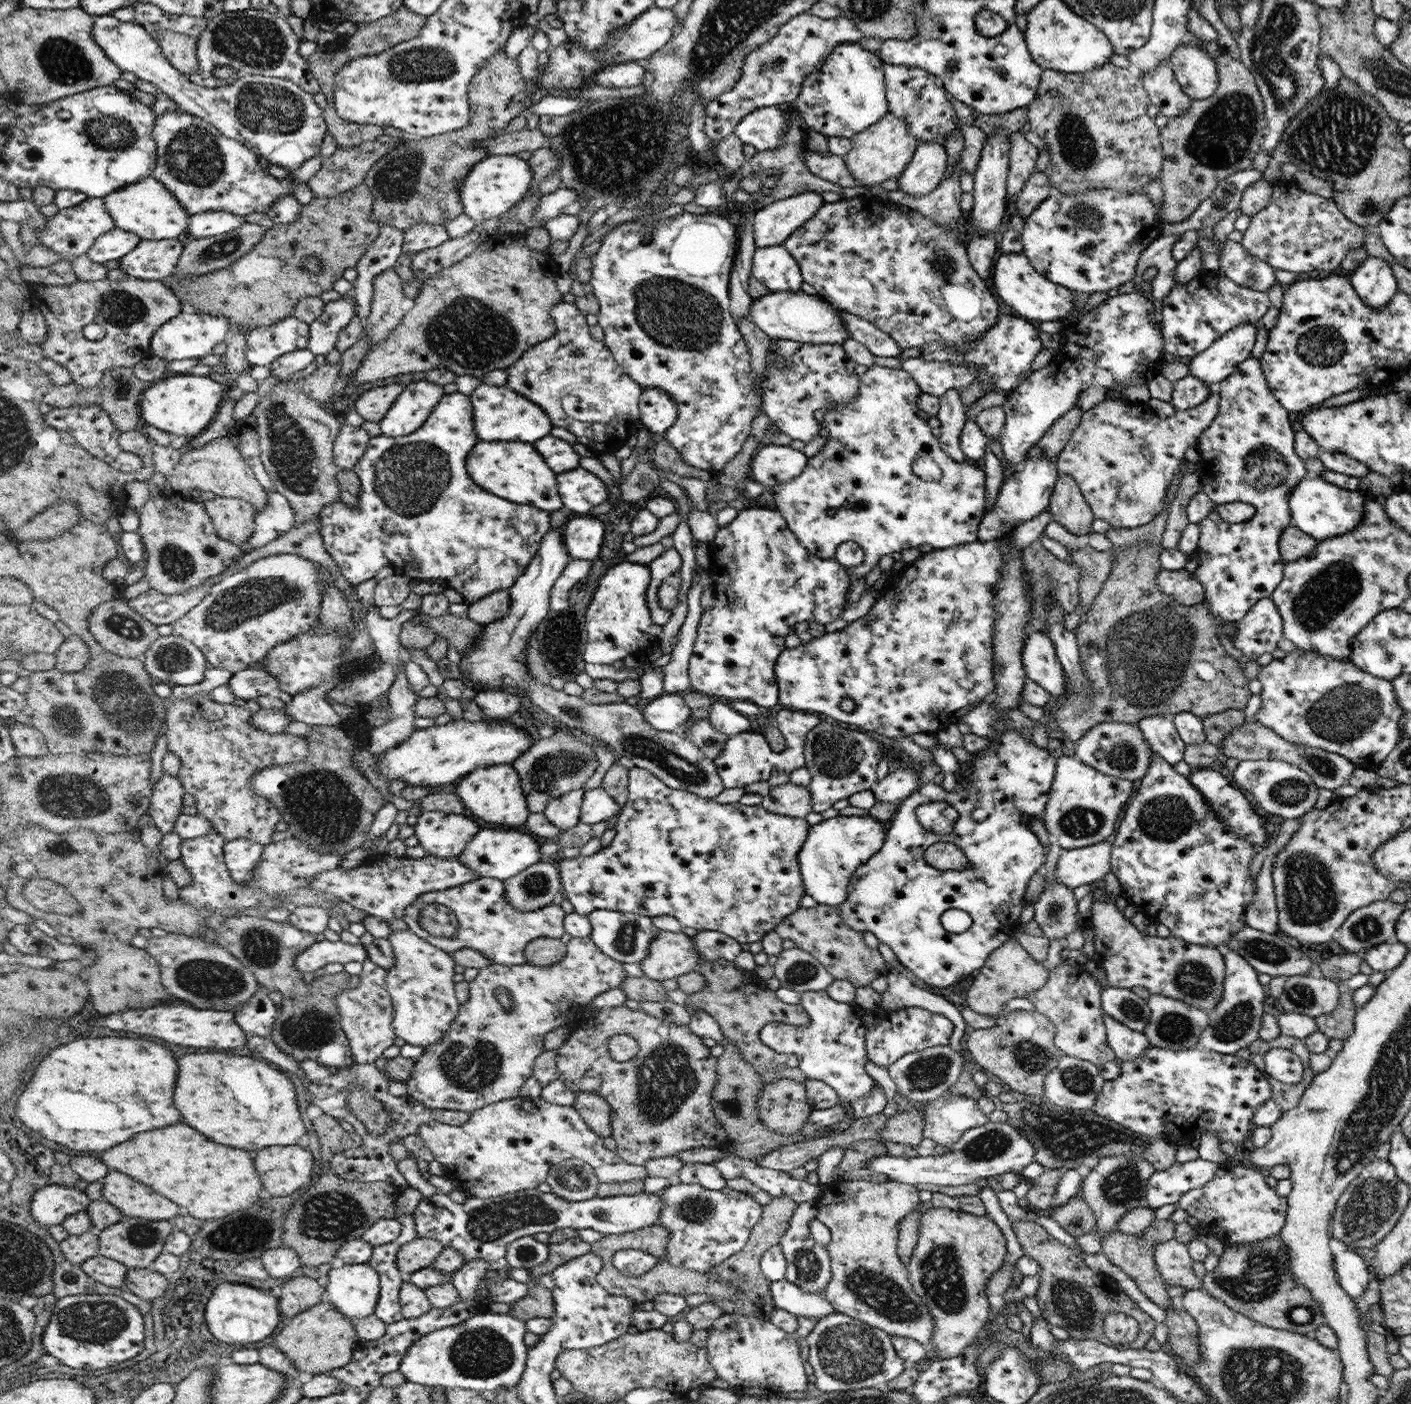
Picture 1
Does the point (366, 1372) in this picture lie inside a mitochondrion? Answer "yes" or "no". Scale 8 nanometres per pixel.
no

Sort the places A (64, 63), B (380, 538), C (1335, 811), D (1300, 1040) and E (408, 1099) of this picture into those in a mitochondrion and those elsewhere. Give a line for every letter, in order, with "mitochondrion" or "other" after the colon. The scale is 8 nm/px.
A: mitochondrion
B: other
C: other
D: other
E: other

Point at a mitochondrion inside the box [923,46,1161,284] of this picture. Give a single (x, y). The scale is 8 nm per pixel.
(1078, 147)

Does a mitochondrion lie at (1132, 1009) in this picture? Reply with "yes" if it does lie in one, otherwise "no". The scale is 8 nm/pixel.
yes

